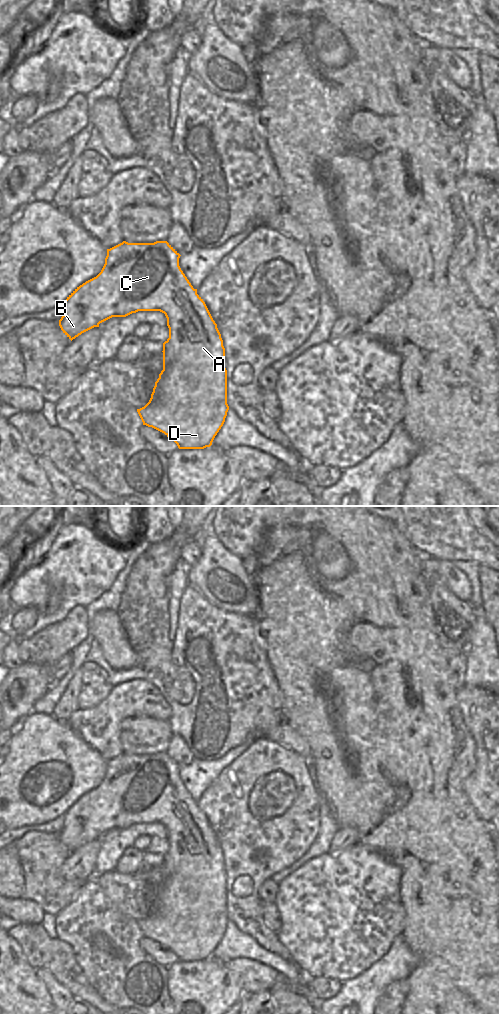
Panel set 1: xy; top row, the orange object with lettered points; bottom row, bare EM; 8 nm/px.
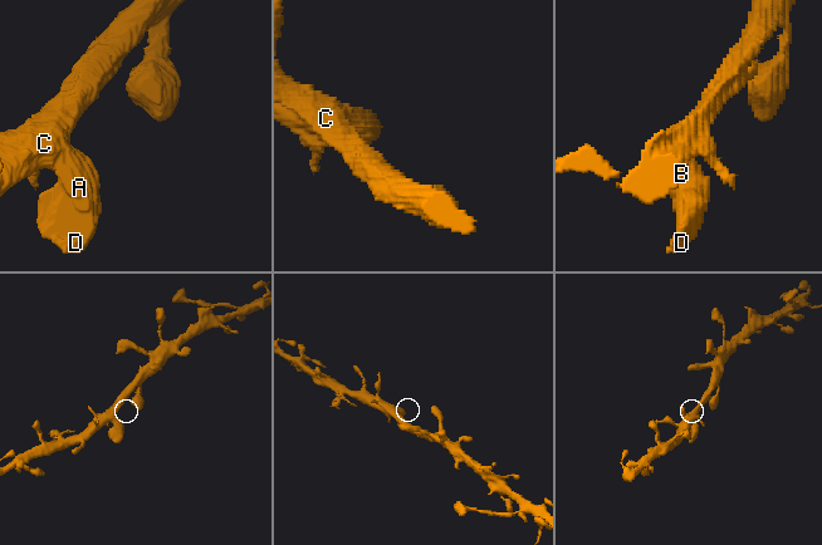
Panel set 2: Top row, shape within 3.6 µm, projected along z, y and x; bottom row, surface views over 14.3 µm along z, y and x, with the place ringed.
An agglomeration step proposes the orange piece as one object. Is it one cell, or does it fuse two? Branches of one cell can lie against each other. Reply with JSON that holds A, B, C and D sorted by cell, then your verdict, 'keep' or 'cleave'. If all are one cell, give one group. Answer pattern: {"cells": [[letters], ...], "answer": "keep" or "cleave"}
{"cells": [["A", "B", "C", "D"]], "answer": "keep"}

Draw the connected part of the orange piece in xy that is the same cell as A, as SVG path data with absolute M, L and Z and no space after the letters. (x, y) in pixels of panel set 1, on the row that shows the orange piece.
M167 242L122 243L107 249L105 264L94 278L77 287L63 303L65 308L59 320L63 333L72 341L82 333L99 327L112 317L126 317L138 311L160 311L167 318L169 338L163 343L163 370L155 382L149 402L137 412L143 425L152 427L172 439L179 449L210 447L223 426L227 404L227 370L225 348L217 324L205 302L197 294L179 266L180 254Z

